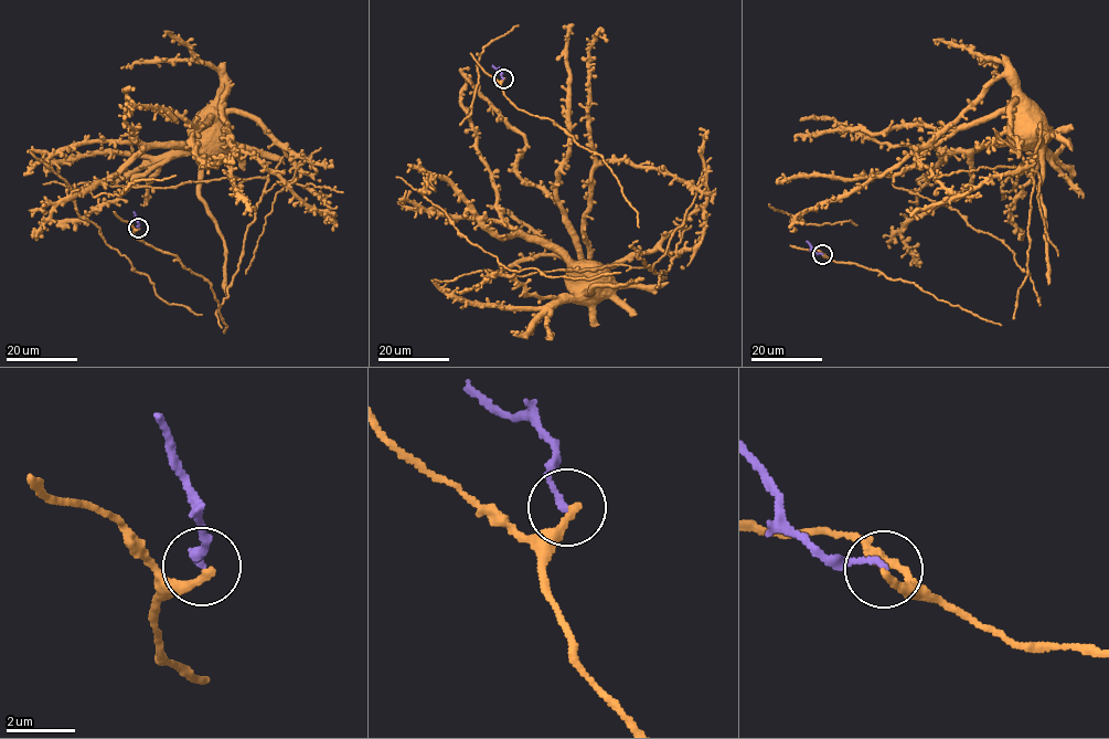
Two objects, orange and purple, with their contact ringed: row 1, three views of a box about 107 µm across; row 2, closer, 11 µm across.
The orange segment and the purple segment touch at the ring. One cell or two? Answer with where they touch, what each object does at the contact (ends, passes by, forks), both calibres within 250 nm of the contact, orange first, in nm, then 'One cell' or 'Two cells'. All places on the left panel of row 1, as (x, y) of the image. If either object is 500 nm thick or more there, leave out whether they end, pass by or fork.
Place: (138, 228). At the ring orange ends. At the ring purple ends. Thickness 240 nm (orange) against 190 nm. Two cells

